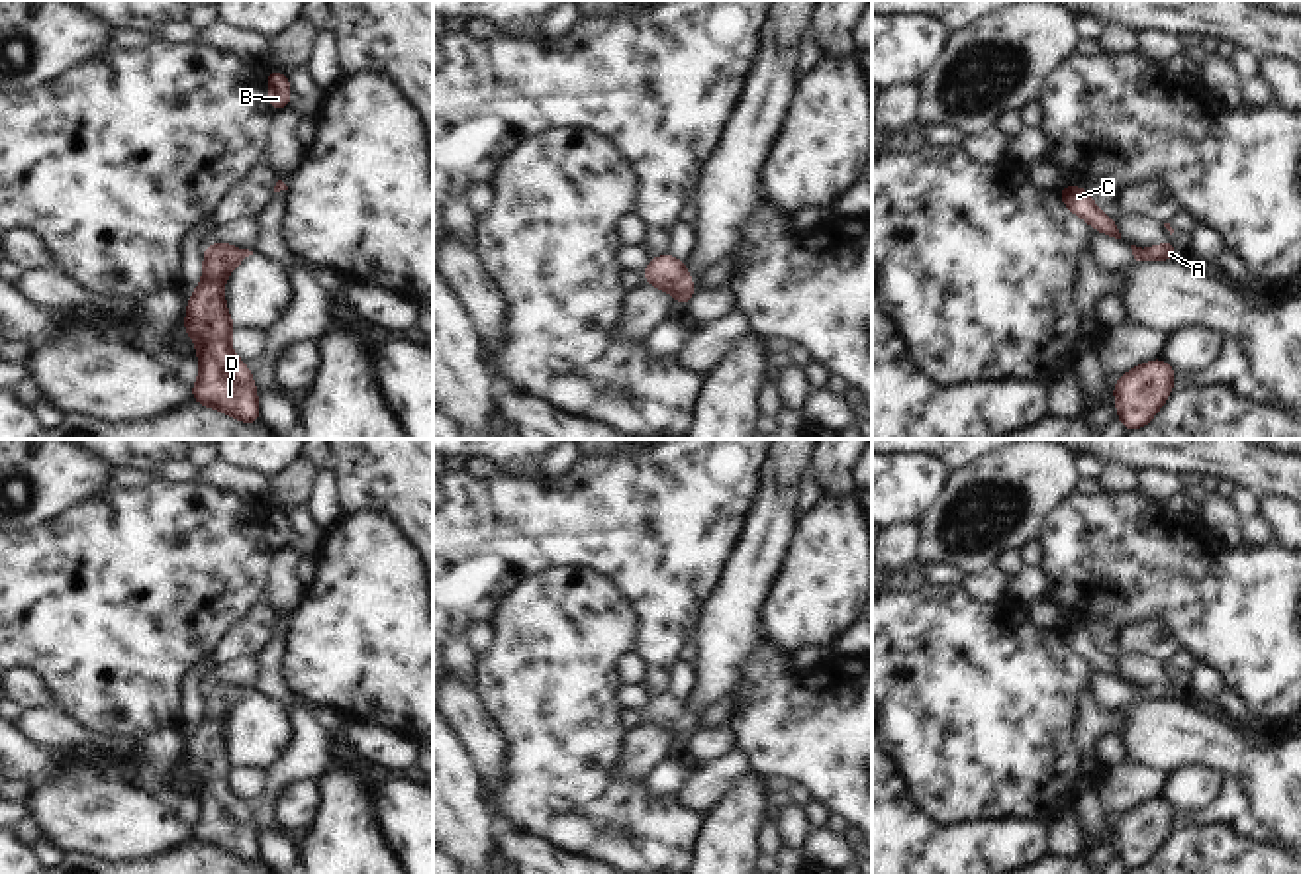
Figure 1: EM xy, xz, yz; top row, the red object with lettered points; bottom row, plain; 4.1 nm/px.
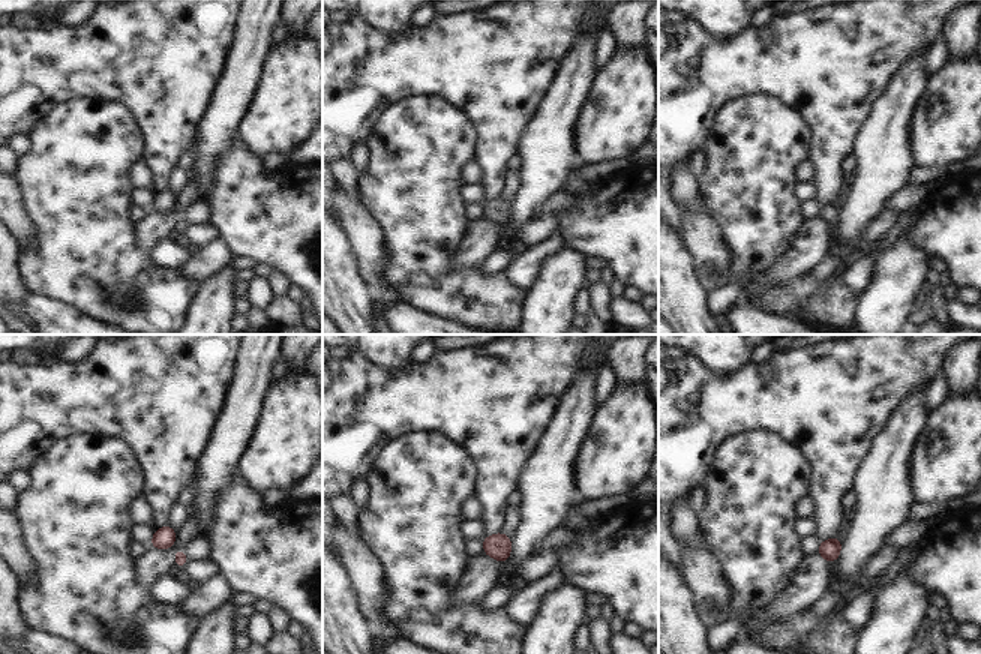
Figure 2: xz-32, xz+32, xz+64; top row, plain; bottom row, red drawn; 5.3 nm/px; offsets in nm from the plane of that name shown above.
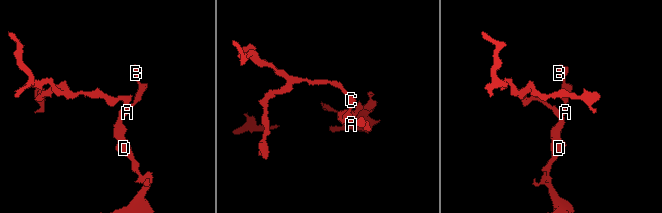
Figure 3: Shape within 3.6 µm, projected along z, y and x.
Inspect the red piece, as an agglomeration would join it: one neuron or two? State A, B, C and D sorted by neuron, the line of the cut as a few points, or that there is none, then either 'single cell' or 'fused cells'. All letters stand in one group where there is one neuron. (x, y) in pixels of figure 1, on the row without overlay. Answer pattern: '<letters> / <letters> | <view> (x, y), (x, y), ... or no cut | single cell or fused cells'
A B C D | no cut | single cell

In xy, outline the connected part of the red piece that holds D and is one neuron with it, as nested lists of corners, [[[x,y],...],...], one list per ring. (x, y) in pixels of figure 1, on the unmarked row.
[[[227,682],[204,686],[204,715],[186,739],[184,768],[198,786],[200,817],[192,825],[194,841],[217,847],[243,862],[261,862],[253,815],[231,790],[235,764],[223,739],[225,717],[249,694],[253,690]]]

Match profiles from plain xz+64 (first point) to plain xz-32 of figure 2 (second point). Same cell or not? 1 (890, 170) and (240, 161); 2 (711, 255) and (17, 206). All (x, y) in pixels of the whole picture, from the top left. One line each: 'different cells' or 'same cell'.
1: different cells
2: same cell

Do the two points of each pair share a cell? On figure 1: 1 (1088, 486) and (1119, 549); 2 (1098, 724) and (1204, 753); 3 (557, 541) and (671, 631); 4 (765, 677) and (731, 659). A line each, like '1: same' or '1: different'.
1: different
2: different
3: same
4: different

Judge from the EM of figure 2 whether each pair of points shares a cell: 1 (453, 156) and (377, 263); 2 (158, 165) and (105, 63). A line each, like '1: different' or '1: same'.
1: different
2: same

